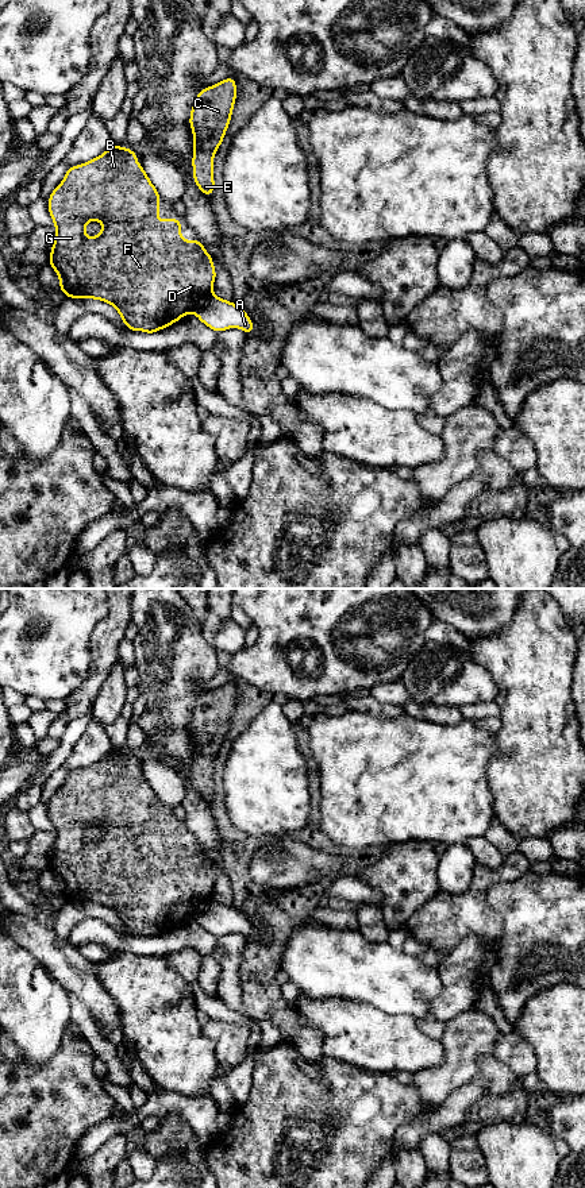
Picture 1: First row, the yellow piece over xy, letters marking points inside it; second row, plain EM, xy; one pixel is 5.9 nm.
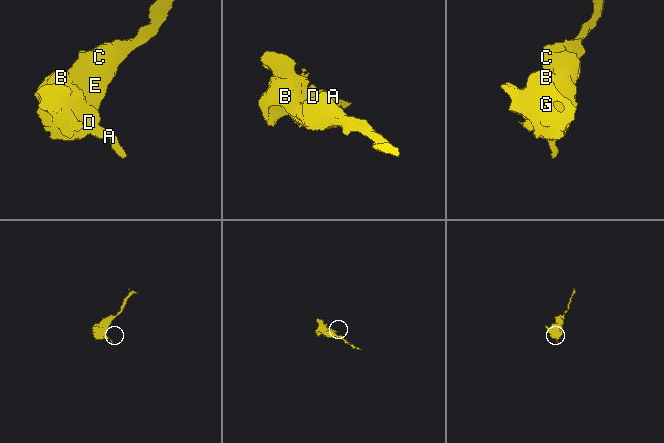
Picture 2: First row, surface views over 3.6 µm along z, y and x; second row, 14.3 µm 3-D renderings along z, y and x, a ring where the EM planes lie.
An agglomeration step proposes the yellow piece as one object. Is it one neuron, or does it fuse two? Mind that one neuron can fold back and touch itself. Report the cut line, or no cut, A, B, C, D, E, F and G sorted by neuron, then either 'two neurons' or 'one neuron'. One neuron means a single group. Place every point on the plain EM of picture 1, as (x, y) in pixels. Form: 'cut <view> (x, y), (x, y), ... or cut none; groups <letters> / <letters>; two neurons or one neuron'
cut xy (211, 897), (203, 901), (192, 915); groups A / B C D E F G; two neurons

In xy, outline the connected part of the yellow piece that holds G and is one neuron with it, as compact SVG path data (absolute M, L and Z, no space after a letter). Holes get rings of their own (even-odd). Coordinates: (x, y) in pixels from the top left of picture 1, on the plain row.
M113 749L100 761L68 772L65 783L49 801L49 818L57 834L49 869L59 882L59 894L69 903L96 903L111 909L127 934L149 940L193 917L197 906L212 898L216 883L212 860L204 855L204 849L181 844L180 824L155 825L159 821L159 802L138 768L136 757ZM92 824L103 829L103 836L95 842L86 842L85 832Z

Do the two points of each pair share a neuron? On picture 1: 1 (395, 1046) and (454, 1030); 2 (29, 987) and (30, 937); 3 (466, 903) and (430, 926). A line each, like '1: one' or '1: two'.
1: two
2: two
3: one

